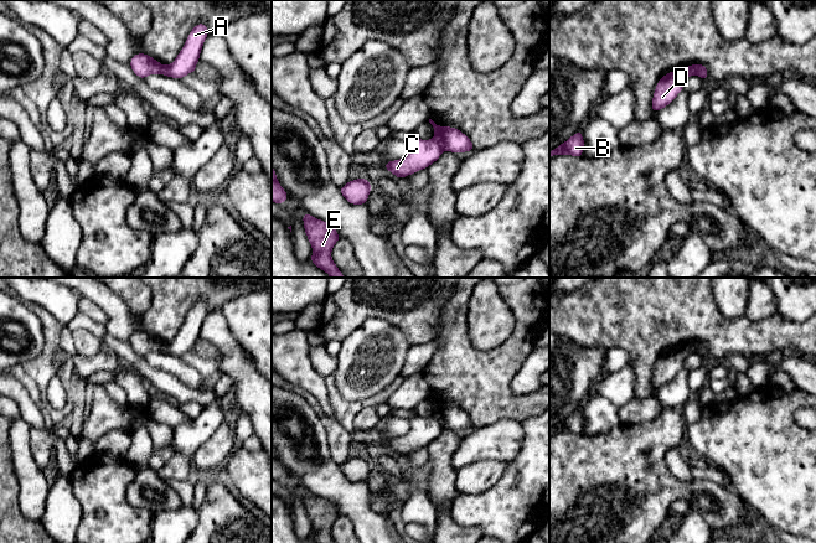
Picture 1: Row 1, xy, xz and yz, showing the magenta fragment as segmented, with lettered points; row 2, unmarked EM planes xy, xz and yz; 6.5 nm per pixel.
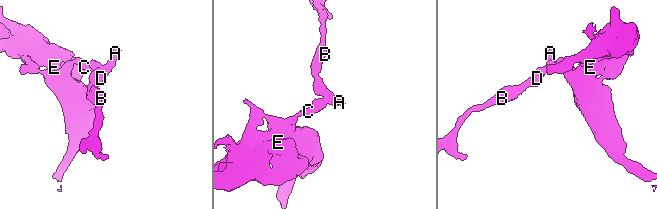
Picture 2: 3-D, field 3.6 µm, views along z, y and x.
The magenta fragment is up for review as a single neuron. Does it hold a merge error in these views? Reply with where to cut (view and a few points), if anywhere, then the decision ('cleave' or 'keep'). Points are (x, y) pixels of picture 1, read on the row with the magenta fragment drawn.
cut xz (434, 138), (443, 149); cleave

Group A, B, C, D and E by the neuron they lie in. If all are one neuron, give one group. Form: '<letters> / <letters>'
A B D / C E

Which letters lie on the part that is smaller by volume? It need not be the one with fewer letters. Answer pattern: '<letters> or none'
C, E

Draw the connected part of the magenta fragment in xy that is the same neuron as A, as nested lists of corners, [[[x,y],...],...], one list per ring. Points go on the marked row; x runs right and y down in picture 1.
[[[198,22],[188,33],[184,47],[175,61],[164,66],[161,74],[181,79],[188,73],[196,72],[196,64],[200,61],[200,53],[208,36],[208,29],[203,22]]]

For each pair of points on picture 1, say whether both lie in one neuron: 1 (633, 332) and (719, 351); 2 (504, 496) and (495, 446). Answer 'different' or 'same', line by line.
1: same
2: different

